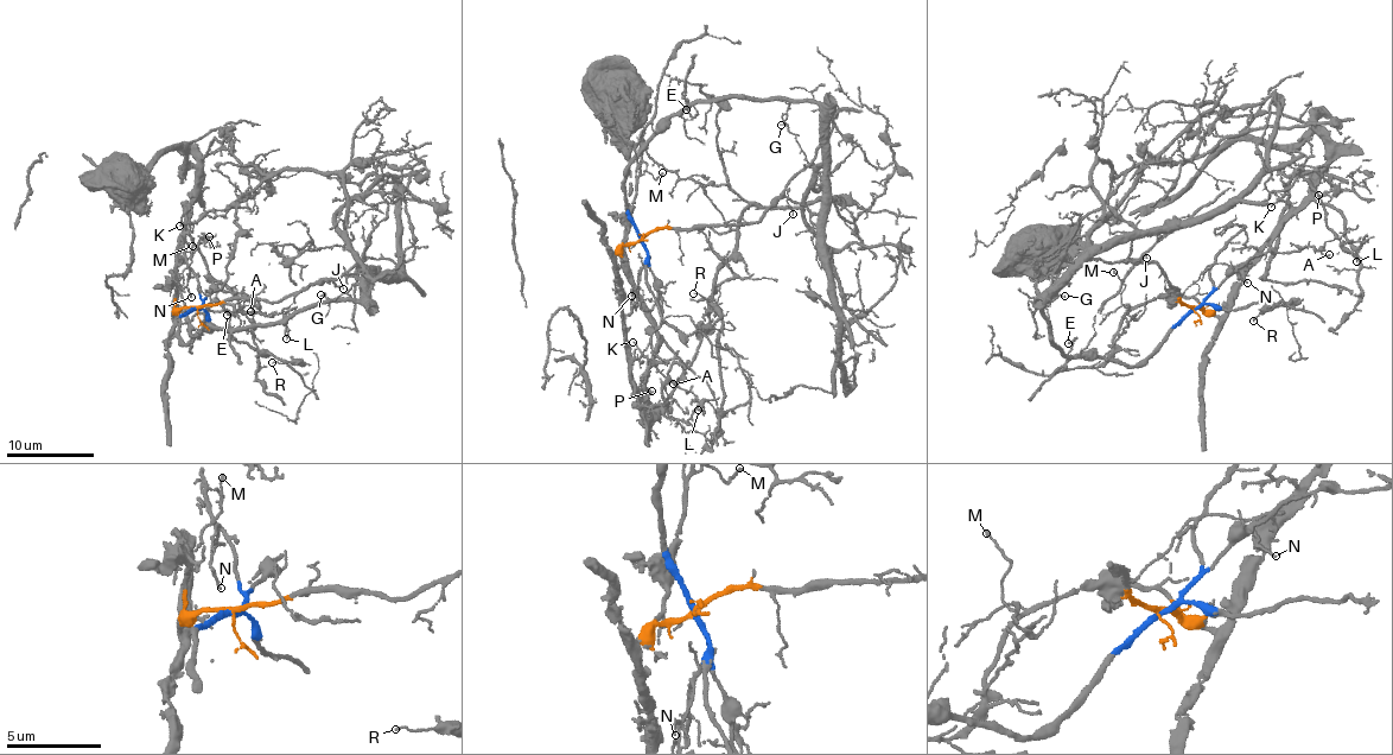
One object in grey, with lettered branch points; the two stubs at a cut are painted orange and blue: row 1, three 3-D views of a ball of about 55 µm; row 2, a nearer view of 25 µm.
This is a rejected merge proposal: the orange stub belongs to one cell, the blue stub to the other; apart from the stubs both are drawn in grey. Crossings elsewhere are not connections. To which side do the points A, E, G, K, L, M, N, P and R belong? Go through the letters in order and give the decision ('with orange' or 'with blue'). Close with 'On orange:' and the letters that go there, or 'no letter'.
A: with blue
E: with blue
G: with blue
K: with orange
L: with orange
M: with orange
N: with blue
P: with orange
R: with blue
On orange: K, L, M, P

